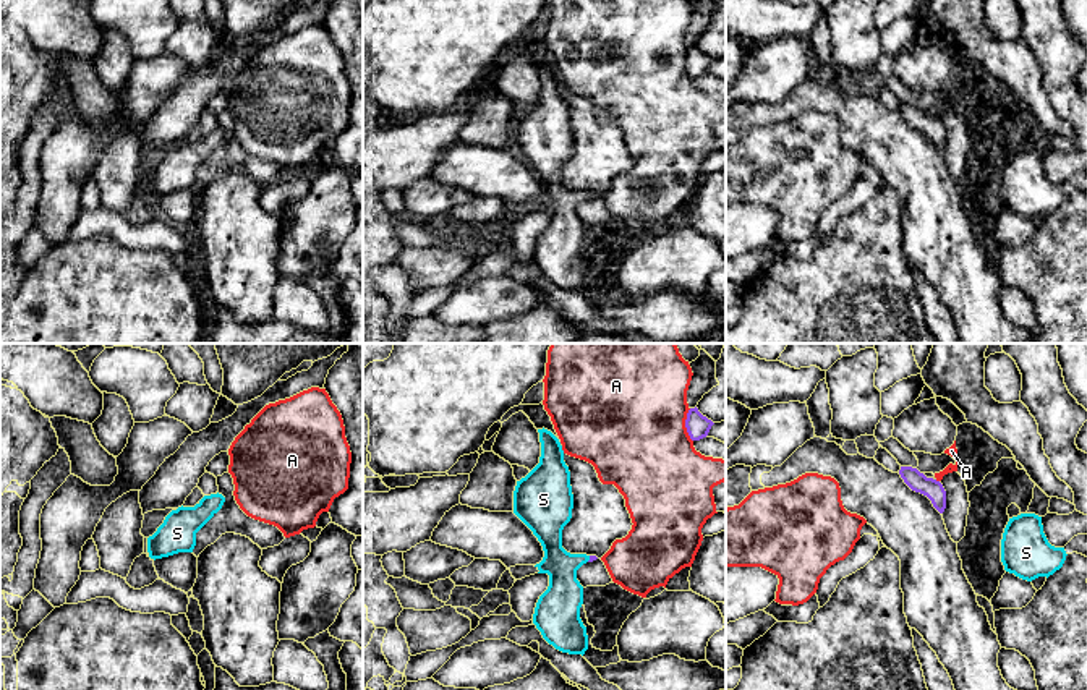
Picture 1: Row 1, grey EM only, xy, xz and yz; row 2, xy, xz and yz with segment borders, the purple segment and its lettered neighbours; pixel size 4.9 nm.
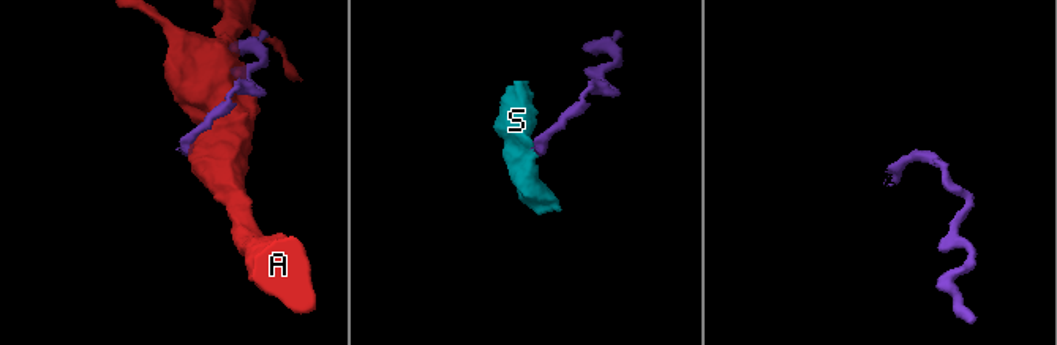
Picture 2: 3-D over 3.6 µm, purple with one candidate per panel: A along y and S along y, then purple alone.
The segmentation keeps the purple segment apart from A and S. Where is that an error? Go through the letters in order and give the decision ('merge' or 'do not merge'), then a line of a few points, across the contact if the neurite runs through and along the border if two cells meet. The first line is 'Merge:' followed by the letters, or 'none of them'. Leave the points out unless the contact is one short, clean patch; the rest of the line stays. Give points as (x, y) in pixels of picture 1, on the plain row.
Merge: S
A: do not merge
S: merge; line xz (592, 195), (590, 196), (564, 212), (562, 237)

